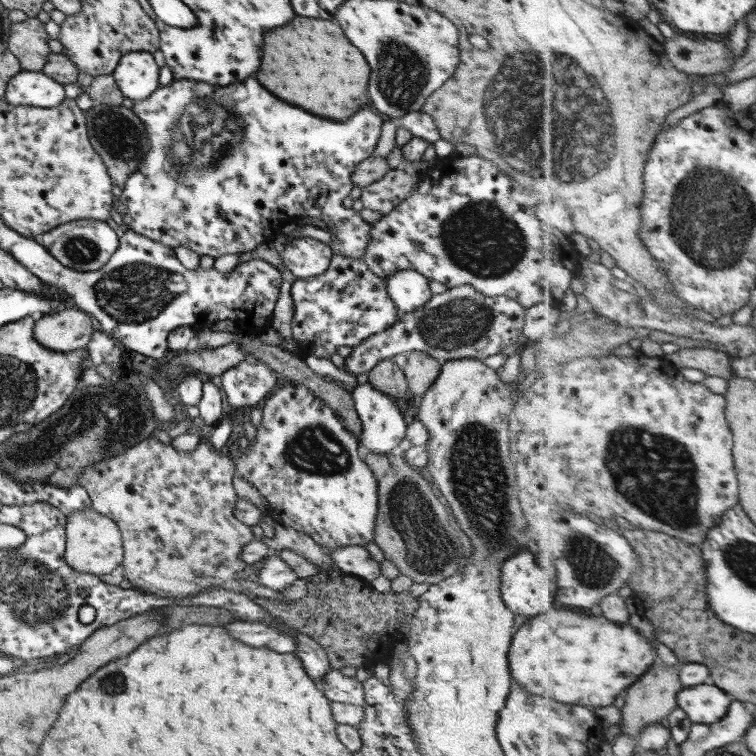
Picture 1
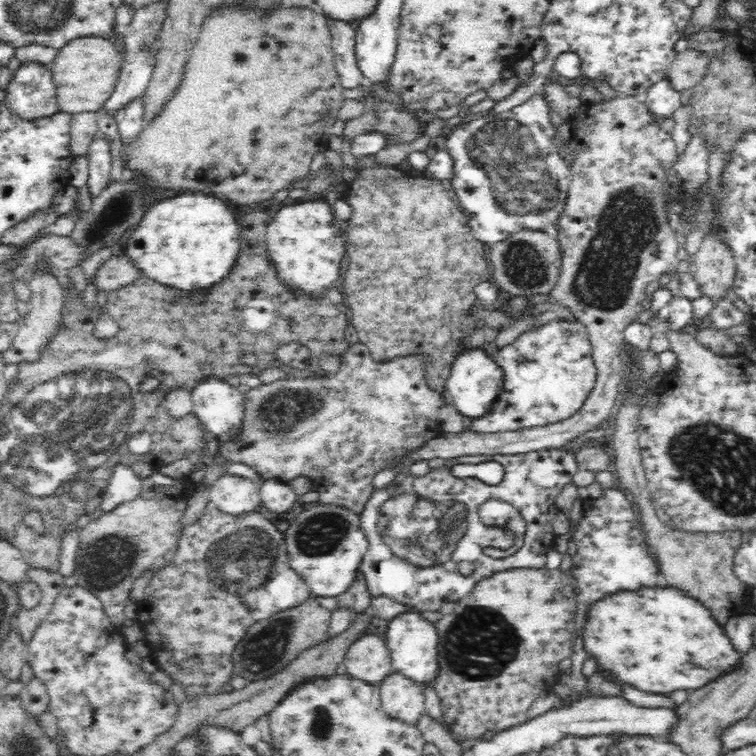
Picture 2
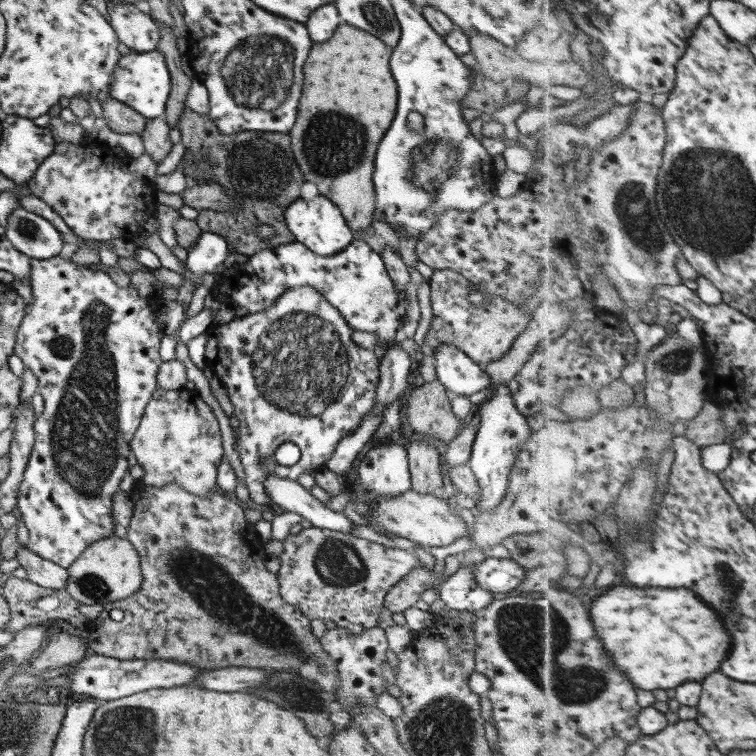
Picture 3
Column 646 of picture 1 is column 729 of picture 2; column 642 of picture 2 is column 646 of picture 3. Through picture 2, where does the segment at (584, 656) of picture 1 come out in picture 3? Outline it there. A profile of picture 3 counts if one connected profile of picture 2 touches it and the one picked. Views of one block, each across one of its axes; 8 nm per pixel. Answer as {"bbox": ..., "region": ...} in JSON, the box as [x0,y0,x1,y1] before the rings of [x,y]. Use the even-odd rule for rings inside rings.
{"bbox":[592,586,732,690],"region":[[[618,586],[604,596],[598,596],[592,606],[592,616],[596,616],[596,628],[600,628],[600,638],[604,634],[604,644],[612,652],[614,660],[632,676],[632,682],[642,690],[678,688],[690,680],[706,680],[712,672],[722,668],[722,662],[730,656],[732,636],[726,630],[718,612],[714,612],[706,602],[702,602],[690,588],[632,588]]]}

